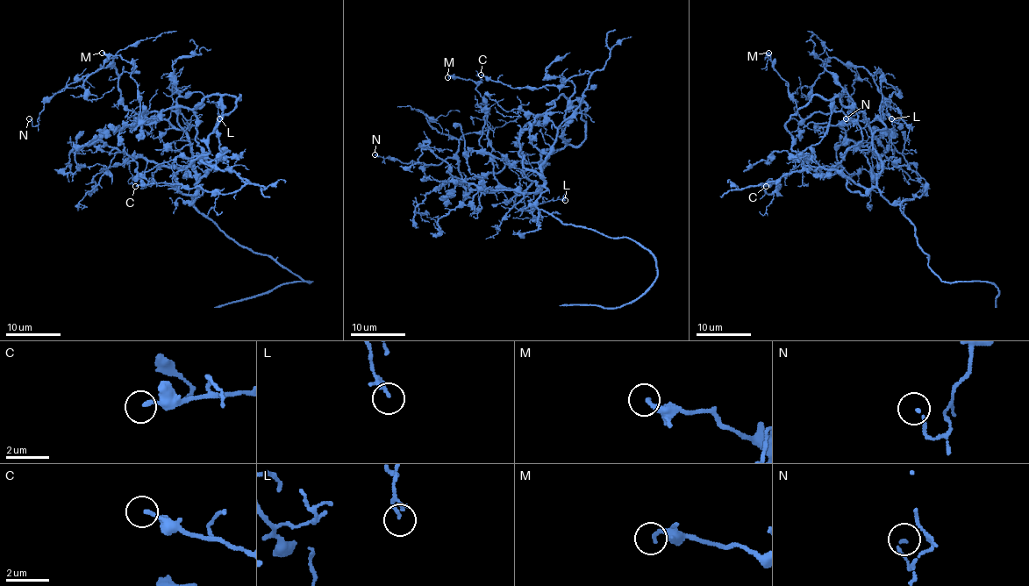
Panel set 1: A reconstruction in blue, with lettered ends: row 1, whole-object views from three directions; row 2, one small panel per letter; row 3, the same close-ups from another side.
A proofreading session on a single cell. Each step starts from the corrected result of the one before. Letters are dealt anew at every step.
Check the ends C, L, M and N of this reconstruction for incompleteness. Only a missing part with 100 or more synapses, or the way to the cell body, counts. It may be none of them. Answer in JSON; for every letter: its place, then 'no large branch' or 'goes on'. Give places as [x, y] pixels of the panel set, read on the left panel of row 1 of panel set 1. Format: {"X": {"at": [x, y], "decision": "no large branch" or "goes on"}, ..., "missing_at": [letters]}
{"C": {"at": [135, 186], "decision": "no large branch"}, "L": {"at": [219, 118], "decision": "no large branch"}, "M": {"at": [102, 53], "decision": "no large branch"}, "N": {"at": [29, 118], "decision": "no large branch"}, "missing_at": []}

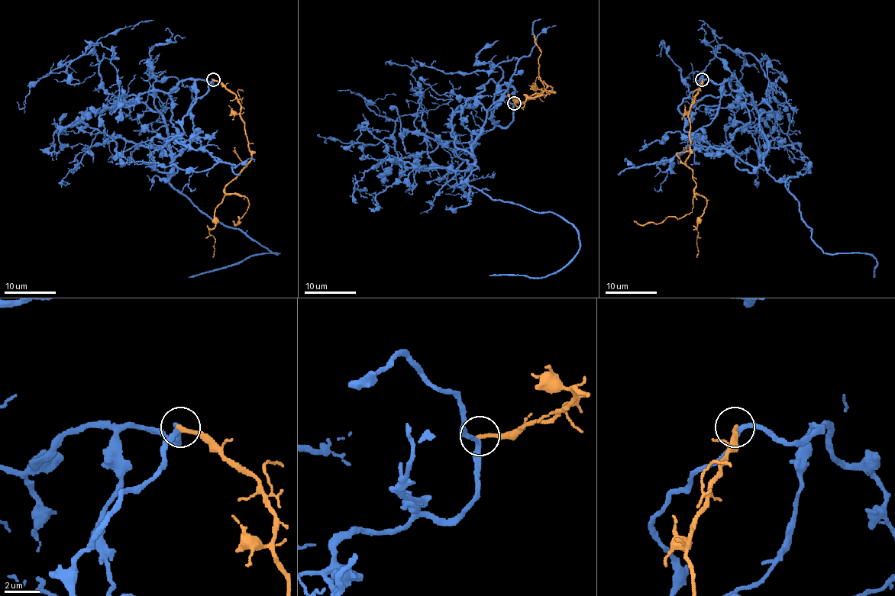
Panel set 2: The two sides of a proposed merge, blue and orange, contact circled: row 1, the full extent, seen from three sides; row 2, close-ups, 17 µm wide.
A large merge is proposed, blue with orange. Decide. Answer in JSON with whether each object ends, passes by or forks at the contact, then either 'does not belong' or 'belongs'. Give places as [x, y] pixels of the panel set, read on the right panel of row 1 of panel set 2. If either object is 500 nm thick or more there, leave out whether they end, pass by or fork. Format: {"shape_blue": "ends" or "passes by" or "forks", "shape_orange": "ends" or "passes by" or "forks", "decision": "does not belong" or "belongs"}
{"shape_blue": "passes by", "shape_orange": "ends", "decision": "does not belong"}

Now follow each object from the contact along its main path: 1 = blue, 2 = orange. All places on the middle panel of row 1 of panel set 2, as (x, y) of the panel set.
1: (514, 103), (483, 85), (468, 182), (564, 217), (579, 251), (542, 278), (489, 275)
2: (514, 103), (532, 99), (541, 89), (551, 90), (525, 94), (549, 94), (533, 33)

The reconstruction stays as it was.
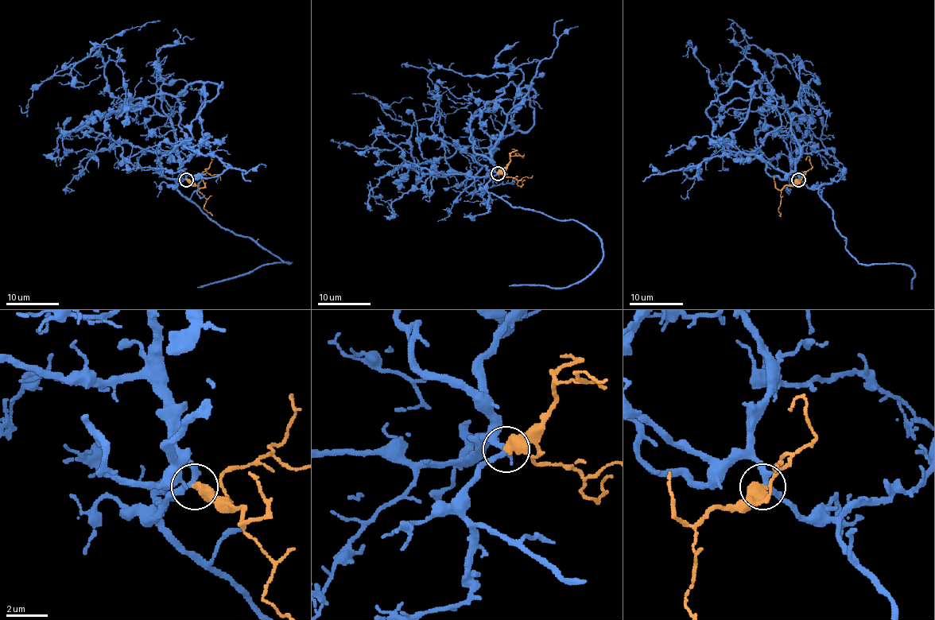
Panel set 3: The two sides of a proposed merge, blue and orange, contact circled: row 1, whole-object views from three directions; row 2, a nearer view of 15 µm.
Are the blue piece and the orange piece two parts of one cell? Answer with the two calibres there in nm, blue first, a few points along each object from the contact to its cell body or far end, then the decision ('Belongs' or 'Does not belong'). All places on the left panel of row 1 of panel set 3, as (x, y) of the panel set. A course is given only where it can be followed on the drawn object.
Thickness 280 nm (blue) against 550 nm. Course of blue: (186, 180), (172, 121), (117, 98), (99, 55), (44, 80), (28, 109), (18, 105). Course of orange: (186, 180), (198, 187), (198, 191), (206, 199), (203, 207), (212, 215). Belongs

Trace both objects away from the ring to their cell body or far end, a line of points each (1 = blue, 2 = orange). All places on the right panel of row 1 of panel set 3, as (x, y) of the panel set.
1: (798, 180), (792, 121), (804, 113), (803, 83), (778, 53), (768, 55), (774, 63), (766, 111), (765, 105)
2: (798, 180), (784, 187), (781, 191), (778, 208), (781, 212), (778, 215)

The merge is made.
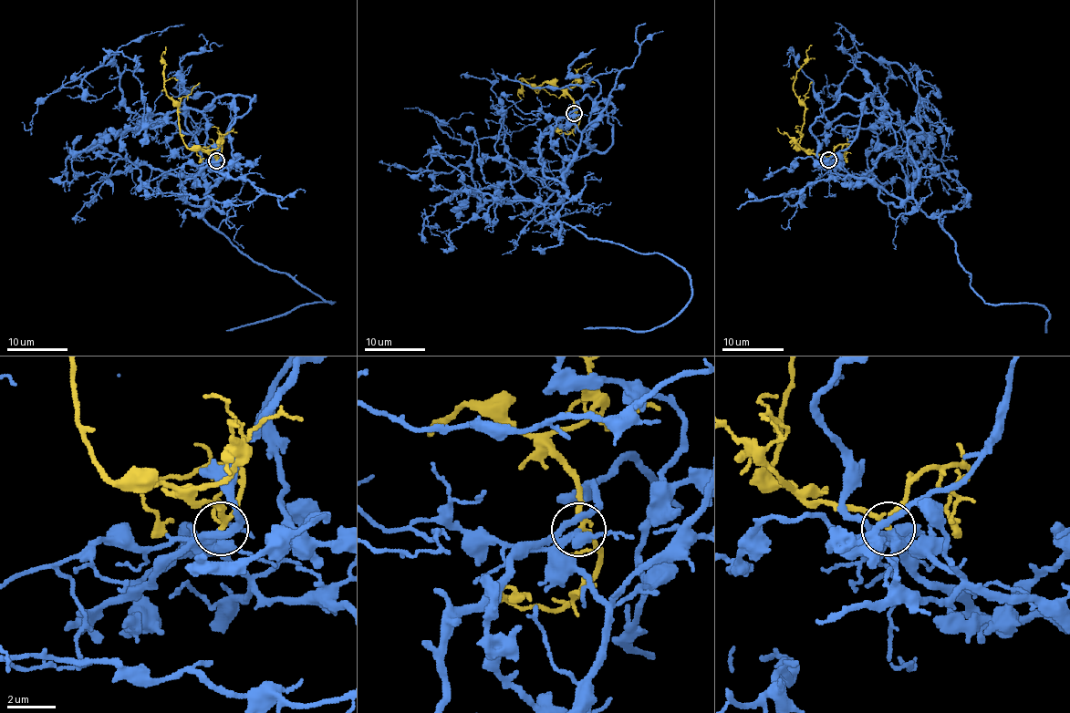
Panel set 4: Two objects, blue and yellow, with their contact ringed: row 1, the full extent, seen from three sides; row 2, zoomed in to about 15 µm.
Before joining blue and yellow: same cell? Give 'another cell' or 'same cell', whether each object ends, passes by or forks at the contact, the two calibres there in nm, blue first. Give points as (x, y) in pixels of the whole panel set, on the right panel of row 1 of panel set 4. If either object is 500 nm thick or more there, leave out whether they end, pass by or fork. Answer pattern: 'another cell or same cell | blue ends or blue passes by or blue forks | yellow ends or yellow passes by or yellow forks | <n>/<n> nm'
same cell | blue passes by | yellow passes by | 320/190 nm

